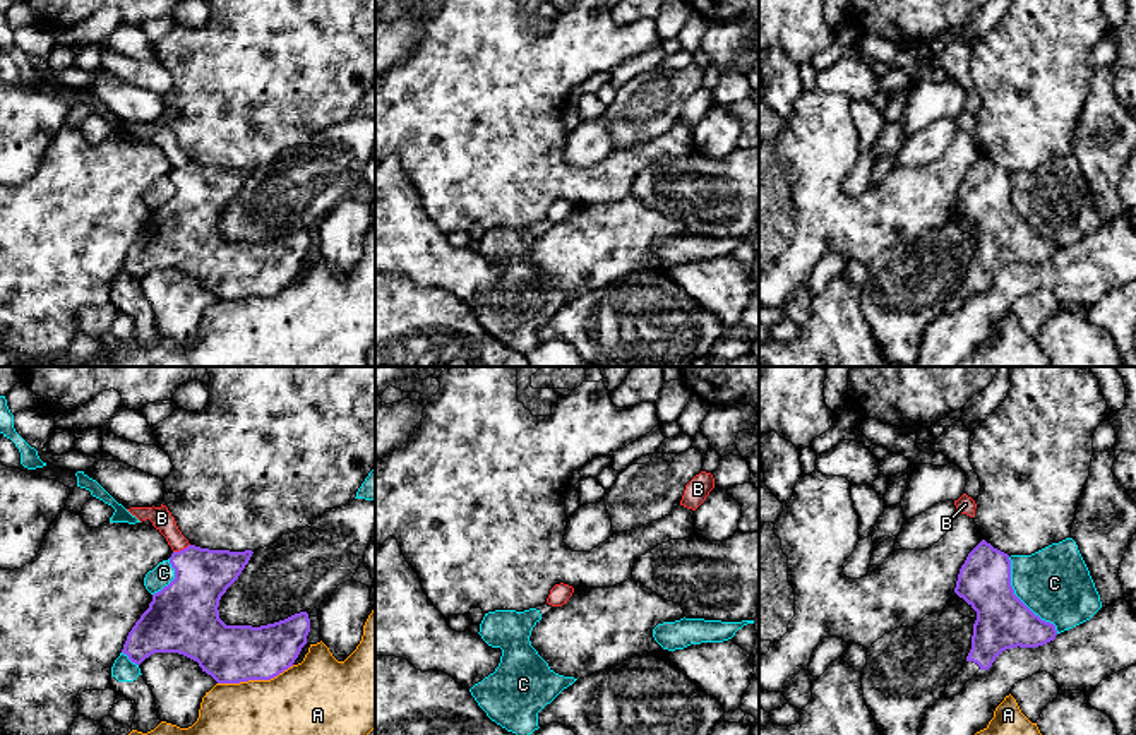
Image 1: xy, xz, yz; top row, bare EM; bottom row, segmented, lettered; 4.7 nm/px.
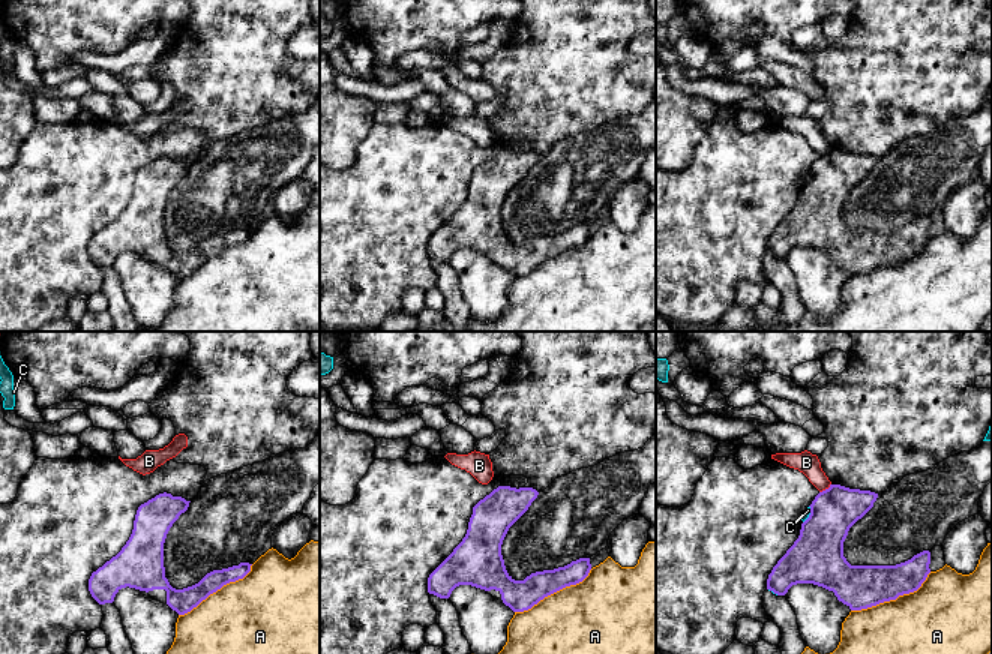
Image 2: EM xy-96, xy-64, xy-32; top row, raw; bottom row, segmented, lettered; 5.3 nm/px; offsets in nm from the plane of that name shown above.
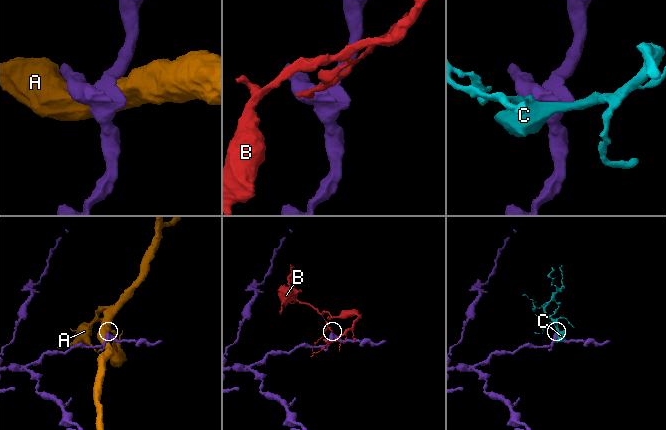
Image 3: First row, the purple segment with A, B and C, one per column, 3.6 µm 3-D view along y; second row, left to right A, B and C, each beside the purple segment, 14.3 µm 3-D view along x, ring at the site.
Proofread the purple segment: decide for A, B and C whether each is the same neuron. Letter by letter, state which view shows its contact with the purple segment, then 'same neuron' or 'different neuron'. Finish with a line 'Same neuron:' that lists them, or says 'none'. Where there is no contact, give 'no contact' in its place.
A: contact in xy; different neuron
B: contact in xy; different neuron
C: contact in yz; different neuron
Same neuron: none

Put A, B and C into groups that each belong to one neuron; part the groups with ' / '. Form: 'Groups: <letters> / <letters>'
Groups: A / B / C

